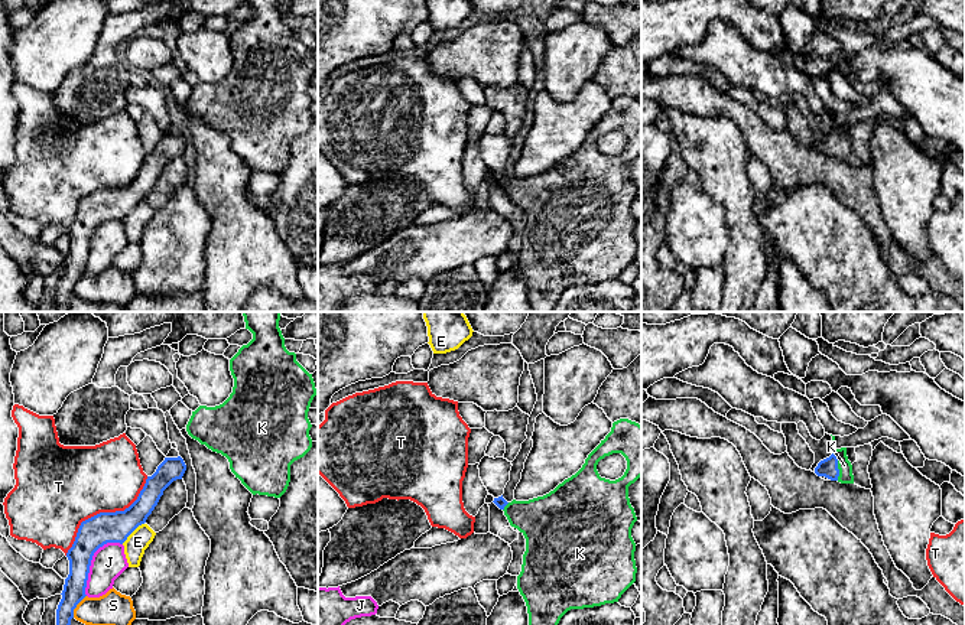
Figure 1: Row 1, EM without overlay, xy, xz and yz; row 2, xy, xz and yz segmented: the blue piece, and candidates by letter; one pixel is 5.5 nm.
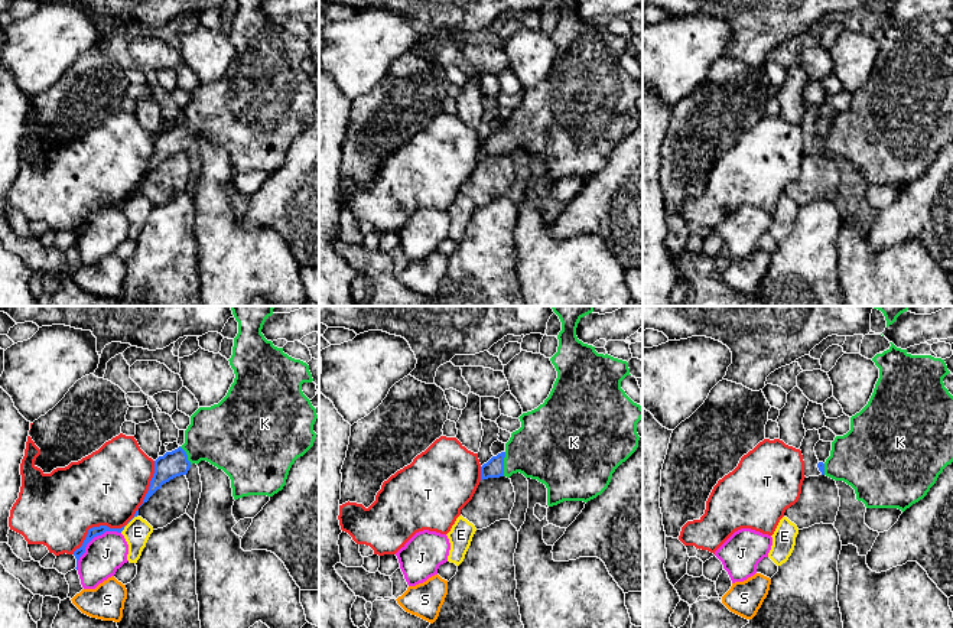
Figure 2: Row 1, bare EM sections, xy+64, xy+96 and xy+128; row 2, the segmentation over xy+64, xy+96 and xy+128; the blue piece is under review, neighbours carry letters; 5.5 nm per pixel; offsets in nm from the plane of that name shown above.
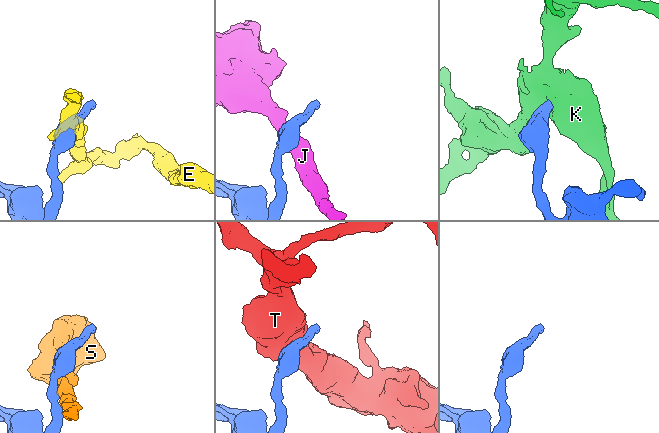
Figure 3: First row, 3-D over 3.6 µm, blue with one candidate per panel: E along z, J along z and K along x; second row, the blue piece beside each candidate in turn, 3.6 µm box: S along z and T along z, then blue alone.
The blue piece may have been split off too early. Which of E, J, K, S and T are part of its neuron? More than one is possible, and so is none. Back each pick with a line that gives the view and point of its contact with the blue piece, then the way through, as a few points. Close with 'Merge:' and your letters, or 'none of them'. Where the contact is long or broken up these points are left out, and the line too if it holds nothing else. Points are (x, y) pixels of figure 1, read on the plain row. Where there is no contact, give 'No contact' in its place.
K: Touches blue at yz (837, 143). Path across: yz (828, 145), (837, 143), (844, 142)
Merge: K

